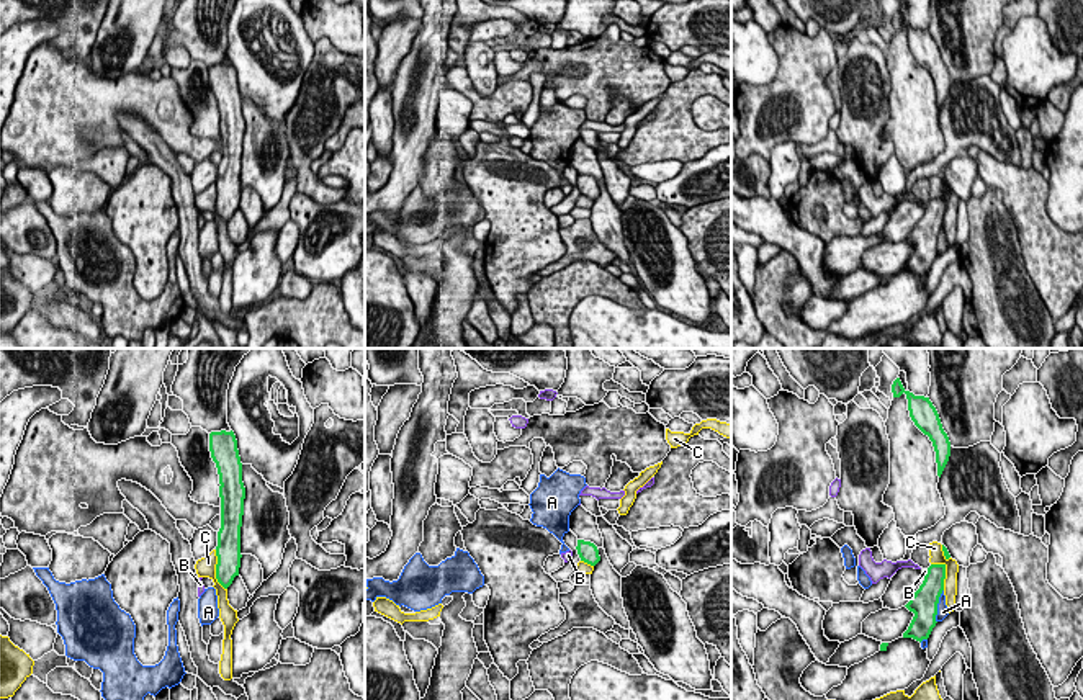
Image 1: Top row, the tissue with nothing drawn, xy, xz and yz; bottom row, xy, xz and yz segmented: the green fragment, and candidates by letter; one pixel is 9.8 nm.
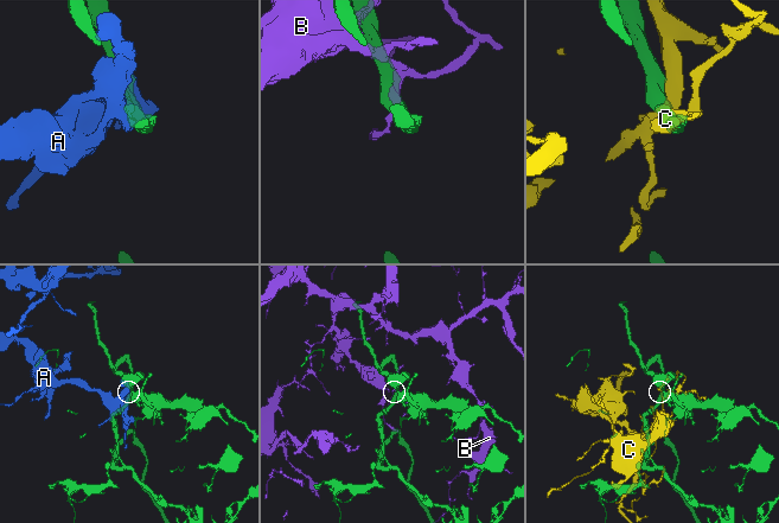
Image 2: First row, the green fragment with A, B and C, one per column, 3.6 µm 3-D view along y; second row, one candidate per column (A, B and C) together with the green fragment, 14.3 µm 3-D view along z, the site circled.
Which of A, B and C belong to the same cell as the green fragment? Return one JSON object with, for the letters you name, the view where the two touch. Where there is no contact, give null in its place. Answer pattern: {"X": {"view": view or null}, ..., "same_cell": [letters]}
{"same_cell": []}

